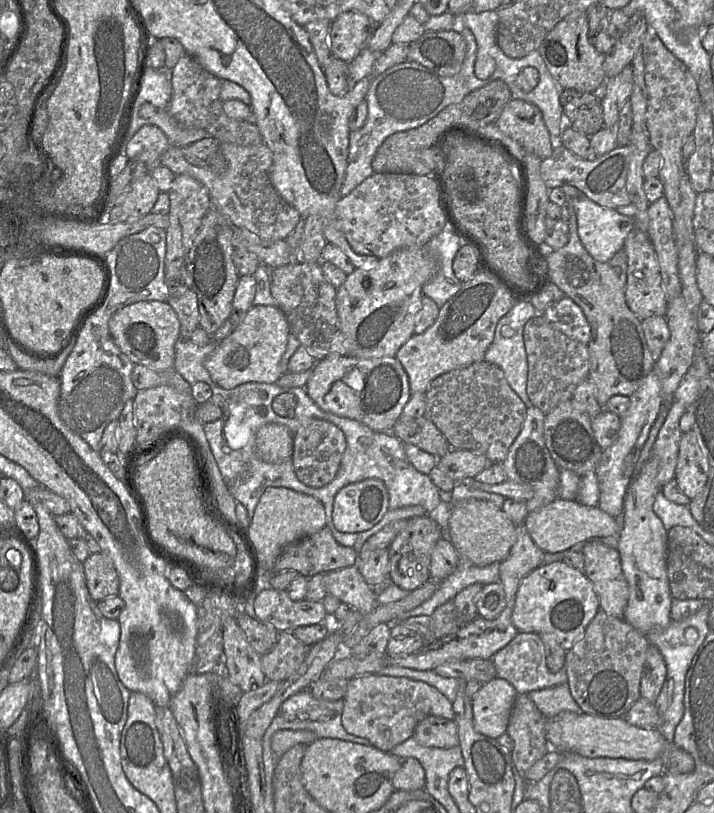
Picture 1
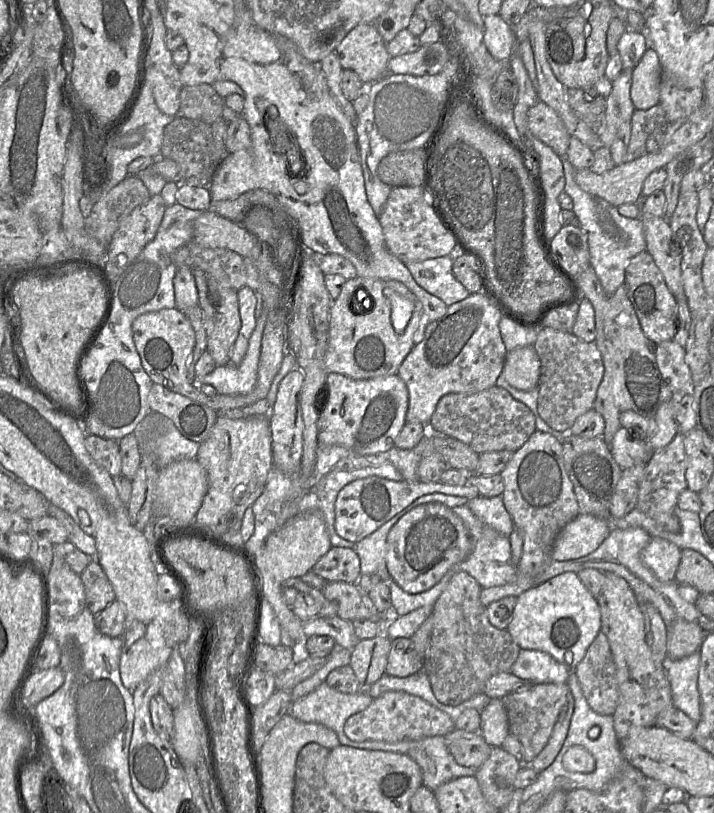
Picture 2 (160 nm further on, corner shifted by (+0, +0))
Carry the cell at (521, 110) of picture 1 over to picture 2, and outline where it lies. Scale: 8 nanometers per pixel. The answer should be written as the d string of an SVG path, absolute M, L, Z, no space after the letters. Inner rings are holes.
M538 101L527 114L531 133L552 148L559 156L567 153L571 135L557 113L547 104Z

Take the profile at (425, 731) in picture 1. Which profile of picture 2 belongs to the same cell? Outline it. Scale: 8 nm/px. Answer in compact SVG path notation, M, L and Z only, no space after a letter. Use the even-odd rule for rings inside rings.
M453 729L444 735L445 744L455 761L470 768L479 768L489 757L492 746L477 732Z

